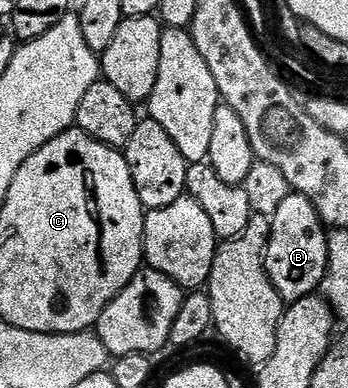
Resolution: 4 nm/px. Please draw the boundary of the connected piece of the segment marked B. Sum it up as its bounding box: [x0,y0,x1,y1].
[264,191,329,303]

